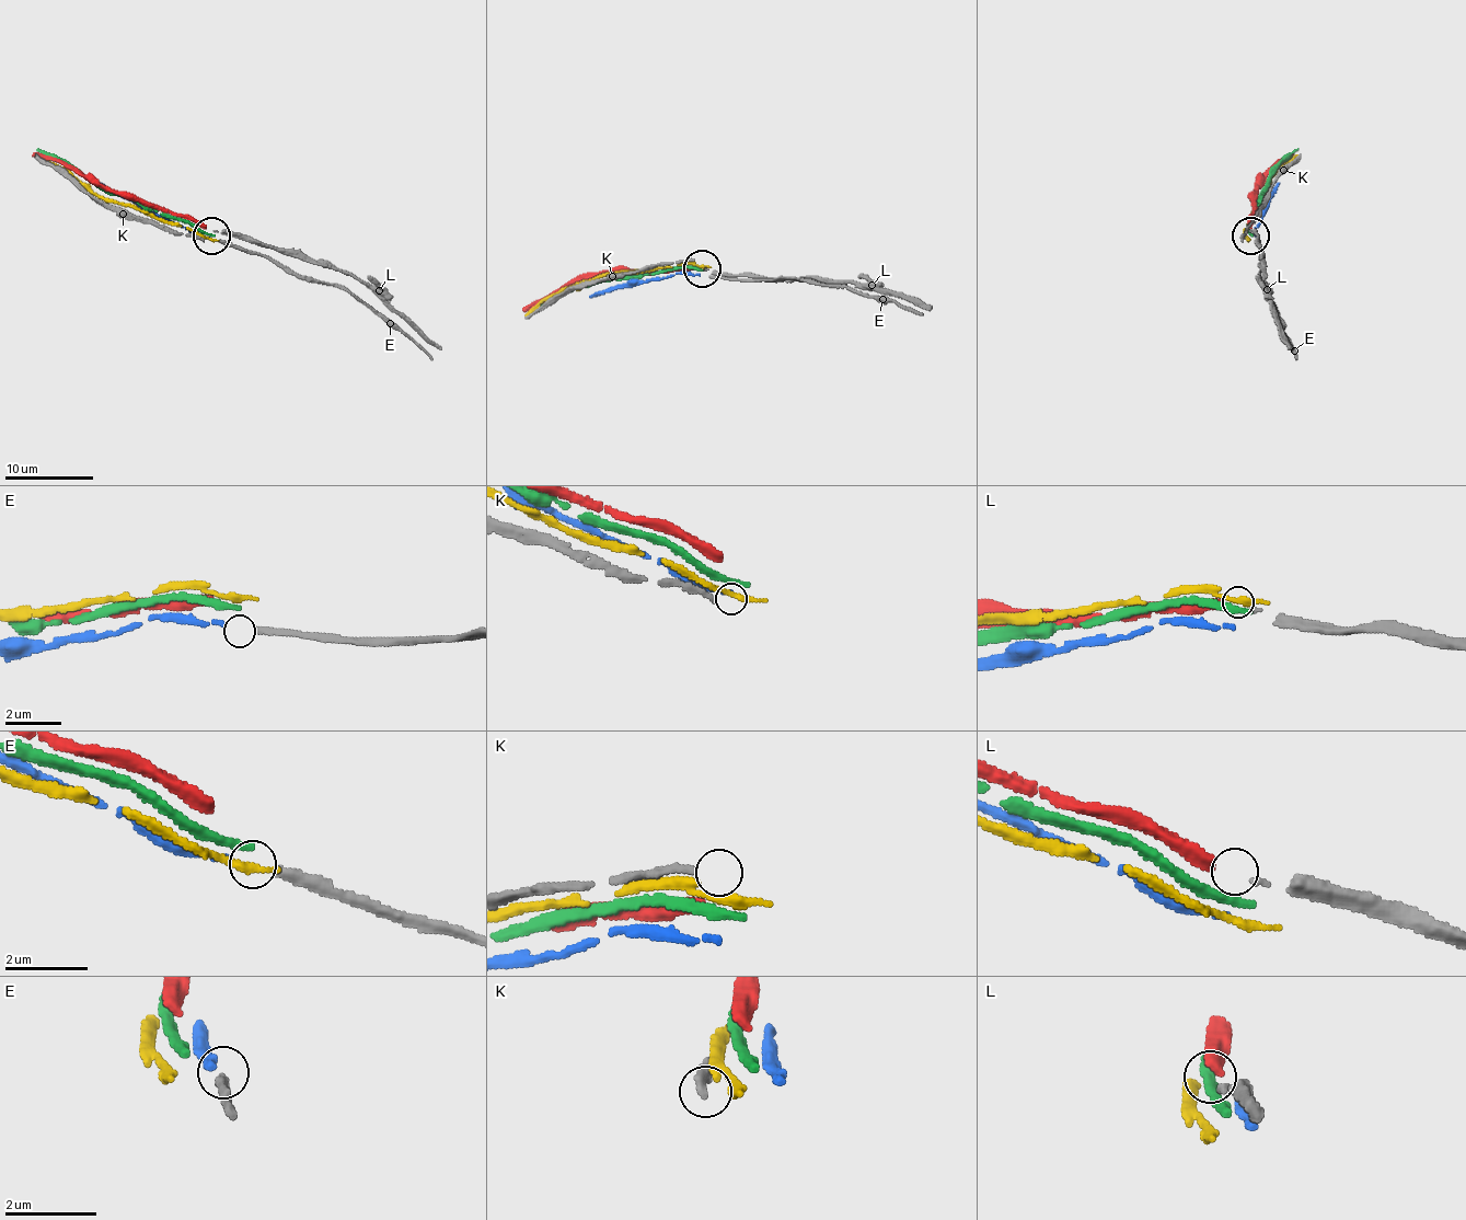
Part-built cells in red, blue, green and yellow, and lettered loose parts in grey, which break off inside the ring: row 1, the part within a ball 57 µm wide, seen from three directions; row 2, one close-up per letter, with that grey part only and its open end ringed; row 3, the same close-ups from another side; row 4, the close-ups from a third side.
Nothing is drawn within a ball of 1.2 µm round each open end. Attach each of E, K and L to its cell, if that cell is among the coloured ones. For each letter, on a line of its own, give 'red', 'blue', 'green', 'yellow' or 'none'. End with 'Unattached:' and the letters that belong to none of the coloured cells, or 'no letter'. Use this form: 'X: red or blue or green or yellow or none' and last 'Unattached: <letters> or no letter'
E: blue
K: none
L: red
Unattached: K

